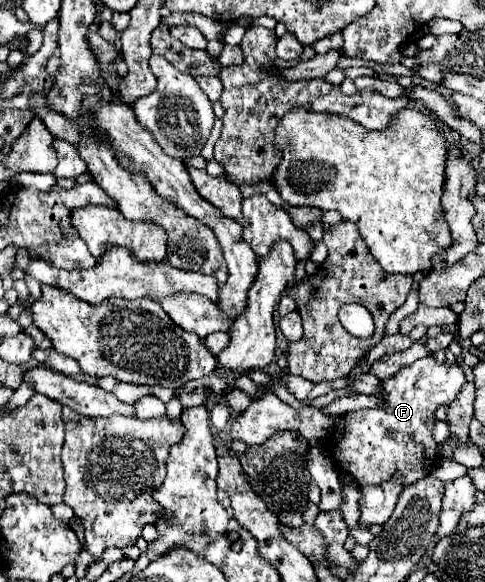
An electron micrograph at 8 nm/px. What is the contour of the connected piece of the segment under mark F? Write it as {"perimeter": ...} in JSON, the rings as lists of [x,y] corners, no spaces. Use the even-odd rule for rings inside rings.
{"perimeter":[[[433,356],[401,368],[391,380],[381,380],[383,390],[379,398],[383,408],[347,412],[335,418],[335,452],[331,446],[331,460],[335,460],[343,472],[351,474],[359,488],[367,484],[383,484],[397,472],[401,472],[407,486],[415,484],[429,474],[429,468],[437,460],[437,444],[431,436],[433,414],[439,406],[453,402],[465,382],[461,366],[441,364]]]}

